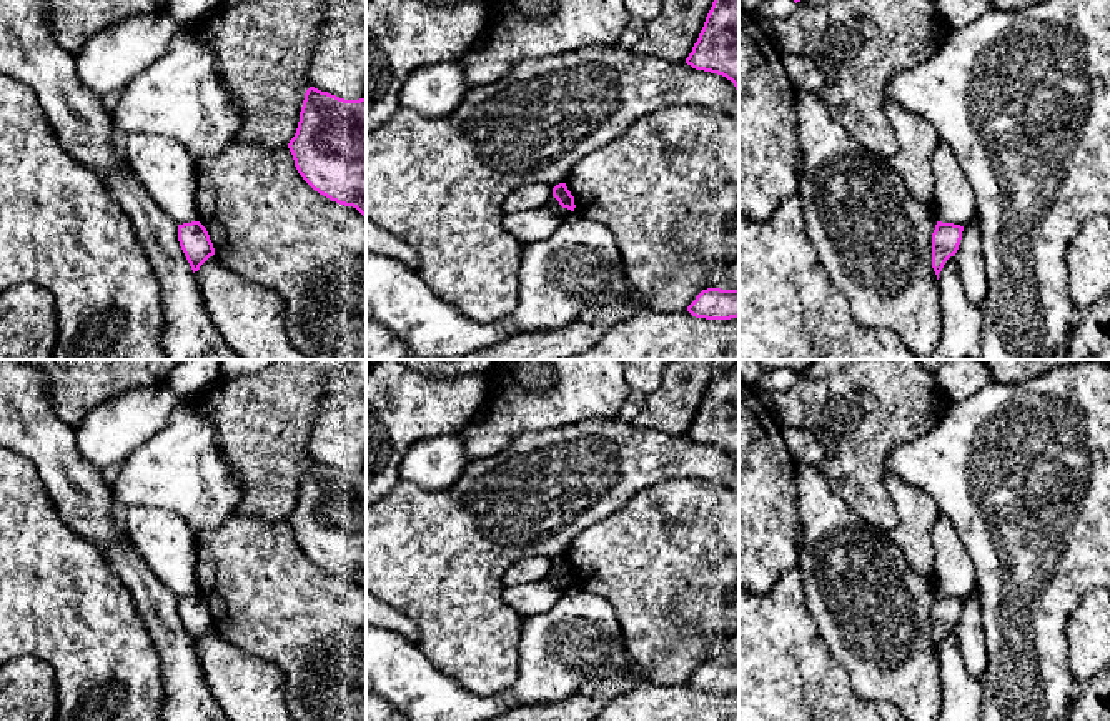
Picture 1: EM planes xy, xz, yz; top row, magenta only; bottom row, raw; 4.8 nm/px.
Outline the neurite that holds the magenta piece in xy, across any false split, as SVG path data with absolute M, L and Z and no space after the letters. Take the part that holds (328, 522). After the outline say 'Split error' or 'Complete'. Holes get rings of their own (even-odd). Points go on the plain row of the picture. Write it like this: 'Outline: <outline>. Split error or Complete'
Outline: M310 460L305 466L300 495L288 521L303 553L320 568L356 581L366 591L366 471L344 473Z. Complete

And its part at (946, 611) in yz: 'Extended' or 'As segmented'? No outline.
As segmented

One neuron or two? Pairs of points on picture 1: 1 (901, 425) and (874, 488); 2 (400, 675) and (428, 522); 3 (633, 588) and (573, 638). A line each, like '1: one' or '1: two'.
1: one
2: two
3: two

